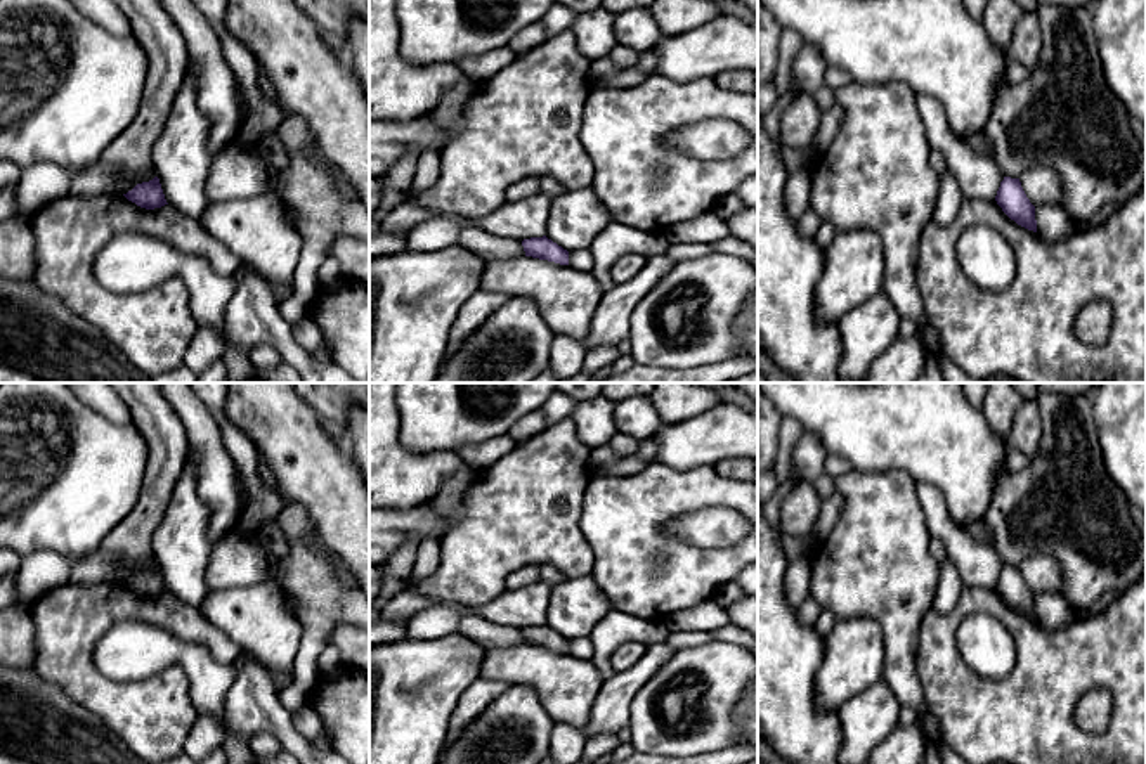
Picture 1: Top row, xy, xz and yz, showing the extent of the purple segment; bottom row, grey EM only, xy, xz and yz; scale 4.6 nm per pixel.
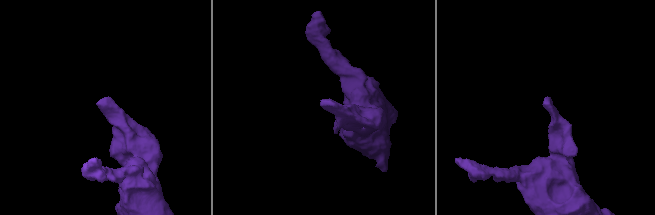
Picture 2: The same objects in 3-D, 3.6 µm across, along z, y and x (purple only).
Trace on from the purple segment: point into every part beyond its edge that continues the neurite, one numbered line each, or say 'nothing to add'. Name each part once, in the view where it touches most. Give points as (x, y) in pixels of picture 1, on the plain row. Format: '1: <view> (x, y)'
nothing to add

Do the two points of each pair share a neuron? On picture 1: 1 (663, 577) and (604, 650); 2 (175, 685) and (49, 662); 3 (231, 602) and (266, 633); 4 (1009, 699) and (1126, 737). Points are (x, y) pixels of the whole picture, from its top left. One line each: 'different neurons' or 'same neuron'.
1: different neurons
2: same neuron
3: same neuron
4: same neuron

